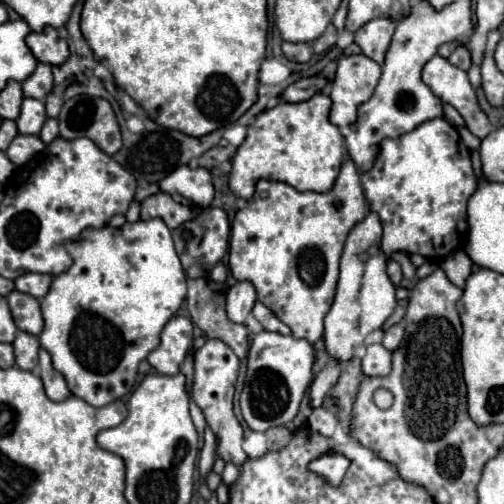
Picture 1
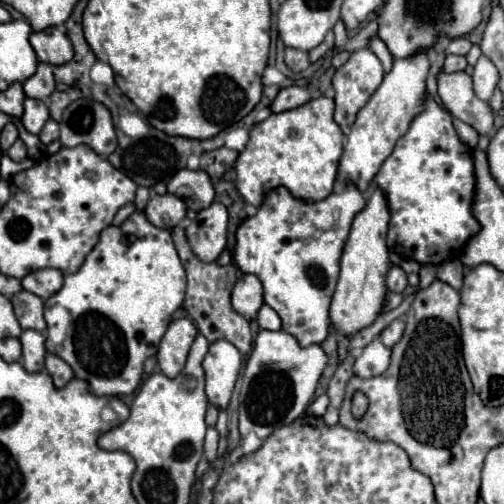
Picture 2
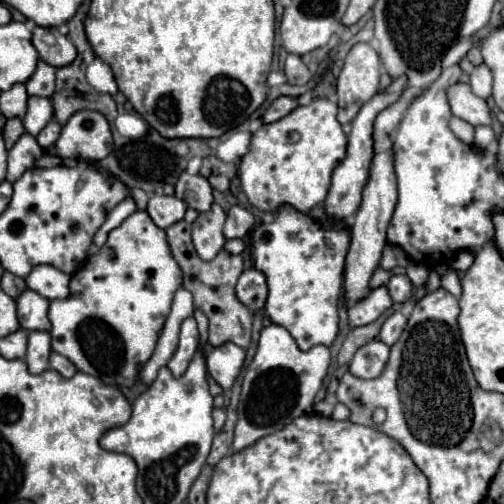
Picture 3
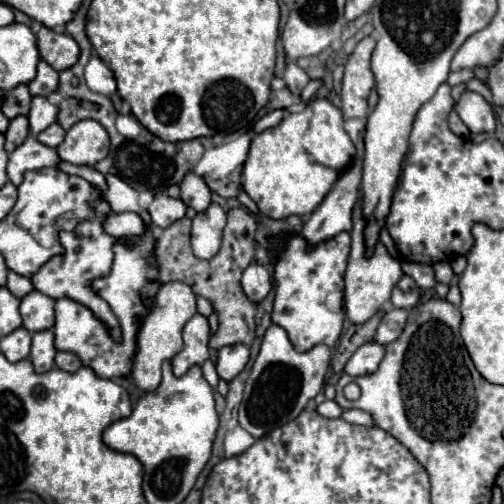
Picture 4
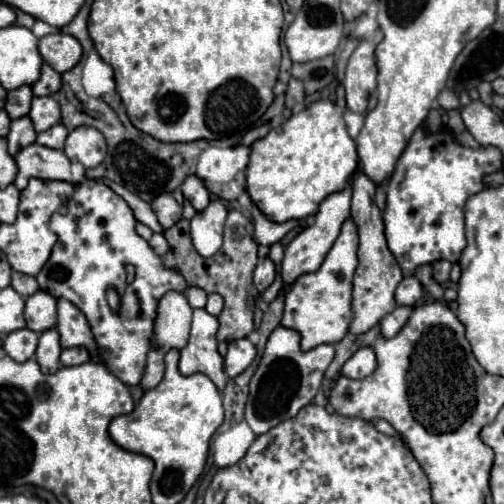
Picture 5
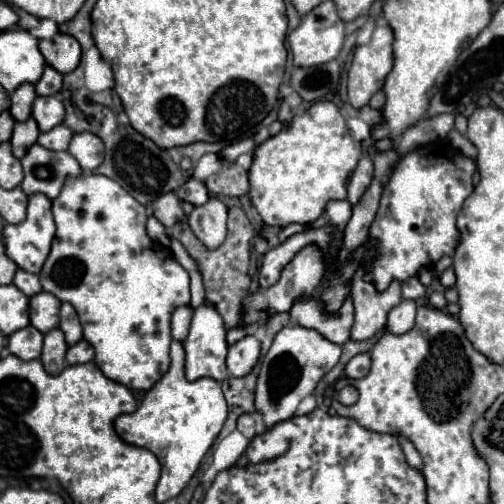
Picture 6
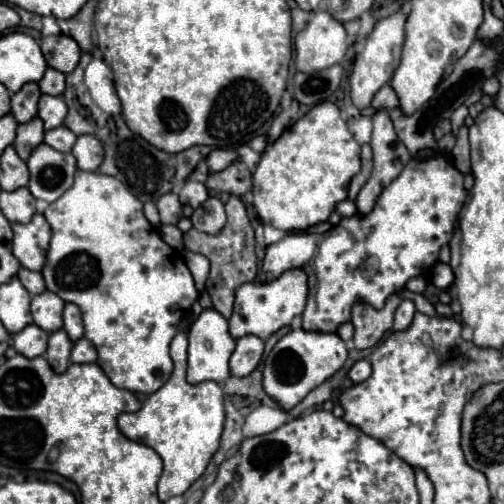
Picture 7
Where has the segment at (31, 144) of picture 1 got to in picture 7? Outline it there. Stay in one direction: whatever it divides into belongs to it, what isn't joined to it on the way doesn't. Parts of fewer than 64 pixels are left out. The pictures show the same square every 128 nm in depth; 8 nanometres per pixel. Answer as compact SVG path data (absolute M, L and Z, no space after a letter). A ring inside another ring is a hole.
M40 144L32 152L28 168L28 190L32 192L32 196L44 202L54 202L72 186L76 174L76 158L72 154L58 152L48 144Z

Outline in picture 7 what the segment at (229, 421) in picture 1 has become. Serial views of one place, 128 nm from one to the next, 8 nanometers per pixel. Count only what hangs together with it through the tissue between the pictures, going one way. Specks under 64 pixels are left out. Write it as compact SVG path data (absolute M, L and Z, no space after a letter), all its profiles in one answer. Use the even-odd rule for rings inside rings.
M242 336L236 340L236 350L230 358L230 370L234 376L248 376L262 360L264 340L258 336Z

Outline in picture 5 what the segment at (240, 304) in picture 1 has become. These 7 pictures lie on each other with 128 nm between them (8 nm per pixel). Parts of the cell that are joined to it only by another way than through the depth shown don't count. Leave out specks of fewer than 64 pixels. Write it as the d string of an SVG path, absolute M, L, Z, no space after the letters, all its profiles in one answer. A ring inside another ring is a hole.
M266 258L264 262L260 262L256 266L256 270L254 270L254 286L256 286L256 290L260 294L274 282L274 278L276 278L276 264L270 258Z

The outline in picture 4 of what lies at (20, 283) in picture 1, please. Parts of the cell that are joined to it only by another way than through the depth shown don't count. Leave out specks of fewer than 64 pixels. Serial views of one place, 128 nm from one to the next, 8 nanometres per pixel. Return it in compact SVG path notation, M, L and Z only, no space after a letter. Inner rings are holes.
M100 194L96 200L92 200L92 208L94 208L94 218L92 220L82 220L76 224L76 228L72 232L60 232L60 236L74 236L74 240L62 240L62 248L64 254L54 256L52 260L48 260L34 276L32 276L32 284L36 290L40 290L42 294L58 300L58 298L70 298L74 302L84 304L86 308L92 310L92 314L102 320L110 332L110 336L114 340L120 340L120 326L116 316L112 314L110 306L106 302L102 302L102 298L98 296L98 292L92 288L92 282L96 278L108 276L108 272L112 270L112 260L114 260L114 250L112 246L116 242L122 242L122 238L110 236L104 232L104 218L112 212L108 200L104 198L104 194Z

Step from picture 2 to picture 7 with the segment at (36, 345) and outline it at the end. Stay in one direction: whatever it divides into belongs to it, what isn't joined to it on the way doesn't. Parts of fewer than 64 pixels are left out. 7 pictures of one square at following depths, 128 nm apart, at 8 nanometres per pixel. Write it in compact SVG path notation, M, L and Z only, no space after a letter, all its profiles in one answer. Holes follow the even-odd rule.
M56 330L50 334L46 360L50 362L54 372L62 374L70 366L70 350L72 350L72 342L68 340L68 334L64 330Z

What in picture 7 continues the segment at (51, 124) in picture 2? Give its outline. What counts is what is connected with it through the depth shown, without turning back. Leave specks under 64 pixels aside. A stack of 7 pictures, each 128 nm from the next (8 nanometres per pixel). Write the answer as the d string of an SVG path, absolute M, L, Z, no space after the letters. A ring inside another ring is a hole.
M58 126L54 130L48 130L44 136L44 142L60 152L70 152L74 142L76 142L76 134L72 130L68 130L66 126Z

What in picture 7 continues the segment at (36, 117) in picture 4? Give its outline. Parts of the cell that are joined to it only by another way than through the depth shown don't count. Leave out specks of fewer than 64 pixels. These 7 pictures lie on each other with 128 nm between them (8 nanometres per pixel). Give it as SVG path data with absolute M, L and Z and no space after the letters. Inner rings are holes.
M44 94L44 96L40 98L38 116L42 118L46 130L58 128L58 126L64 122L66 114L68 114L68 106L64 104L64 98L62 98L62 96L46 96L46 94Z

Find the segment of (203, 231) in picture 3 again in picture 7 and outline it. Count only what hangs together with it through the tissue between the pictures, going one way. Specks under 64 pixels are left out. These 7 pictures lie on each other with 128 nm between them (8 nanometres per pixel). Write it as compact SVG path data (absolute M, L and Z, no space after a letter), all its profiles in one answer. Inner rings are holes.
M208 198L200 208L194 210L190 220L196 230L206 232L206 234L218 234L222 226L226 224L224 204L218 198Z

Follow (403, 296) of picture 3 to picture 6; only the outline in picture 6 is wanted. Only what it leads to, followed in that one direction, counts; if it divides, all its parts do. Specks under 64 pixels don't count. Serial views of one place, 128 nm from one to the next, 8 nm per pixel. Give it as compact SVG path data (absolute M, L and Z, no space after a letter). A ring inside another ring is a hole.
M414 276L412 280L406 280L404 284L402 284L402 296L404 298L408 298L408 300L418 300L418 298L422 298L426 294L426 288L420 284L420 280Z

